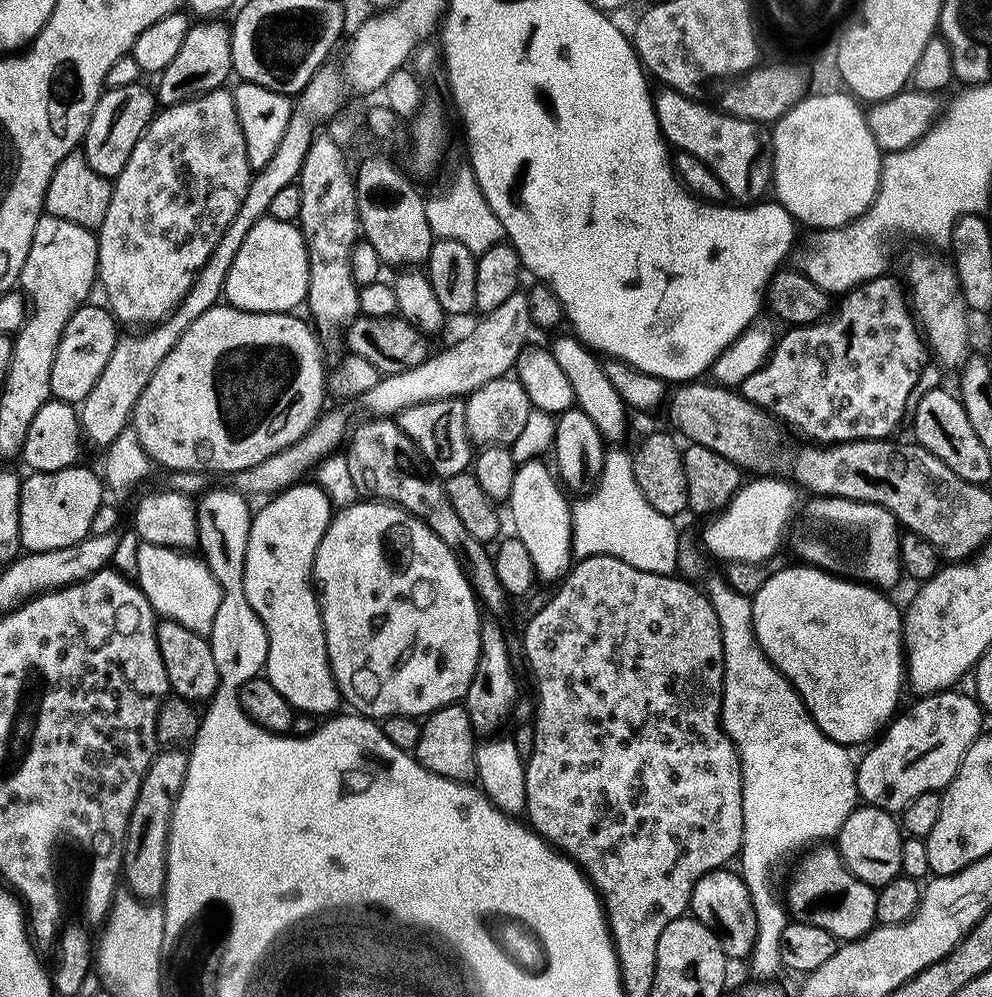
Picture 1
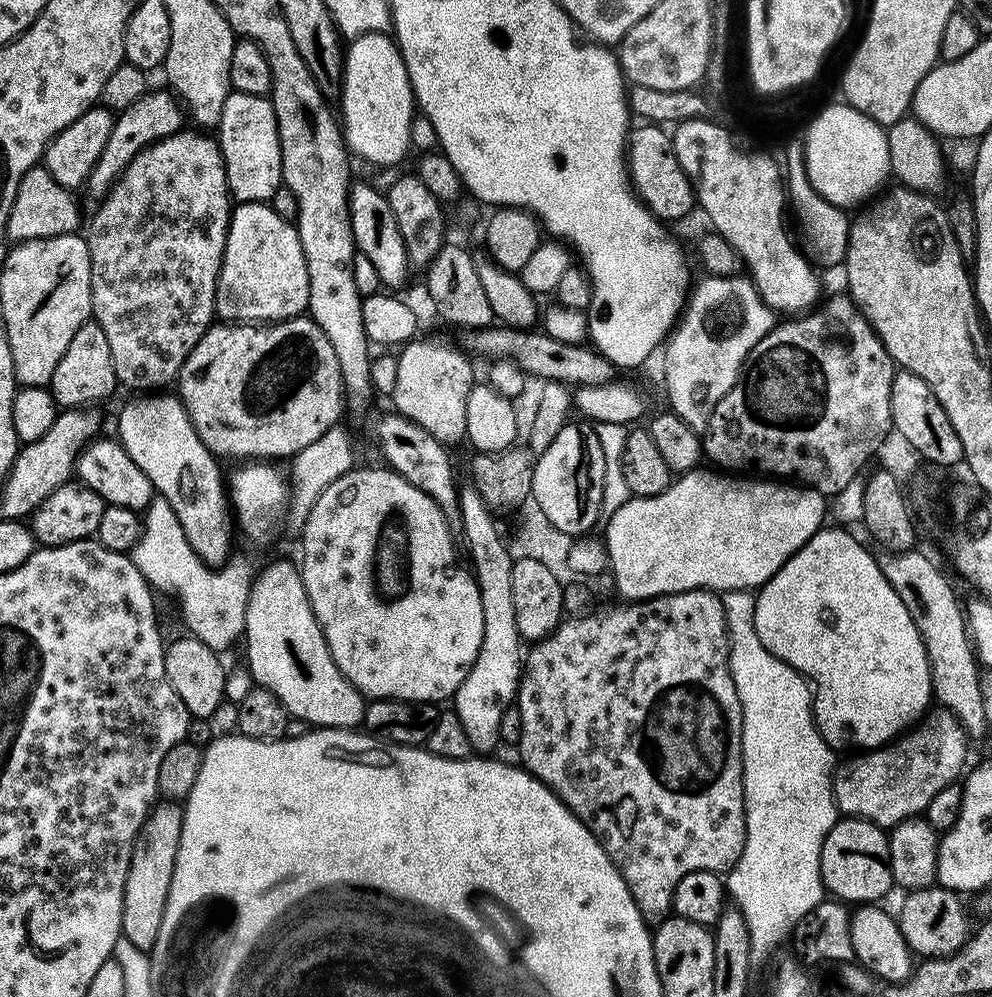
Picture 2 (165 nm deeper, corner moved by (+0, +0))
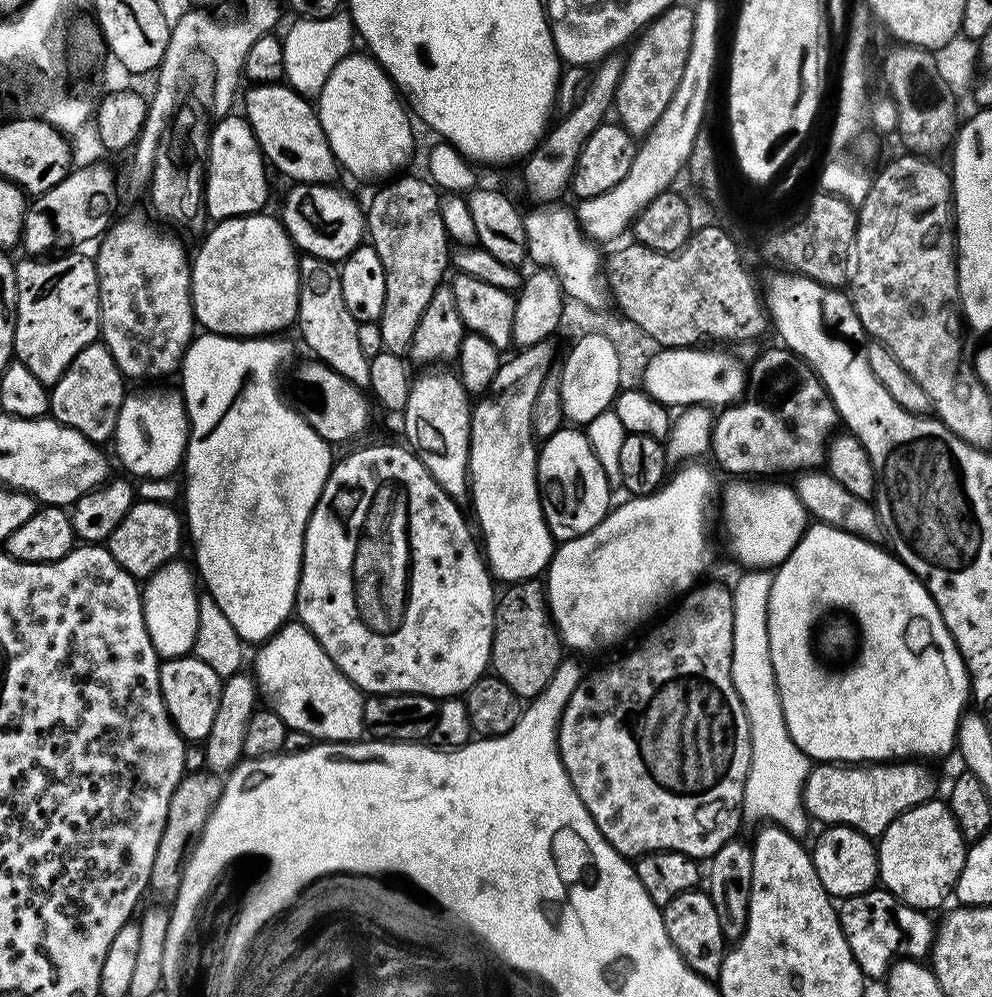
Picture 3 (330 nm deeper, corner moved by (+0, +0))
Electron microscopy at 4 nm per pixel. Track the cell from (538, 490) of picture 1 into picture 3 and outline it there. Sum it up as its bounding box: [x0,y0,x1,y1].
[559,333,624,426]

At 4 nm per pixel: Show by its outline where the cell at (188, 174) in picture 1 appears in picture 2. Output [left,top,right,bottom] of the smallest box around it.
[86,130,234,392]

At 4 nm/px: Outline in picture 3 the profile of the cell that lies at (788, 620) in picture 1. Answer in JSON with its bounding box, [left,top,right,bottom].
[768,522,969,762]

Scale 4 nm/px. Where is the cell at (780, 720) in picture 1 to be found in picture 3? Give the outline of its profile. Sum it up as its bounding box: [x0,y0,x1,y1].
[730,570,810,837]

